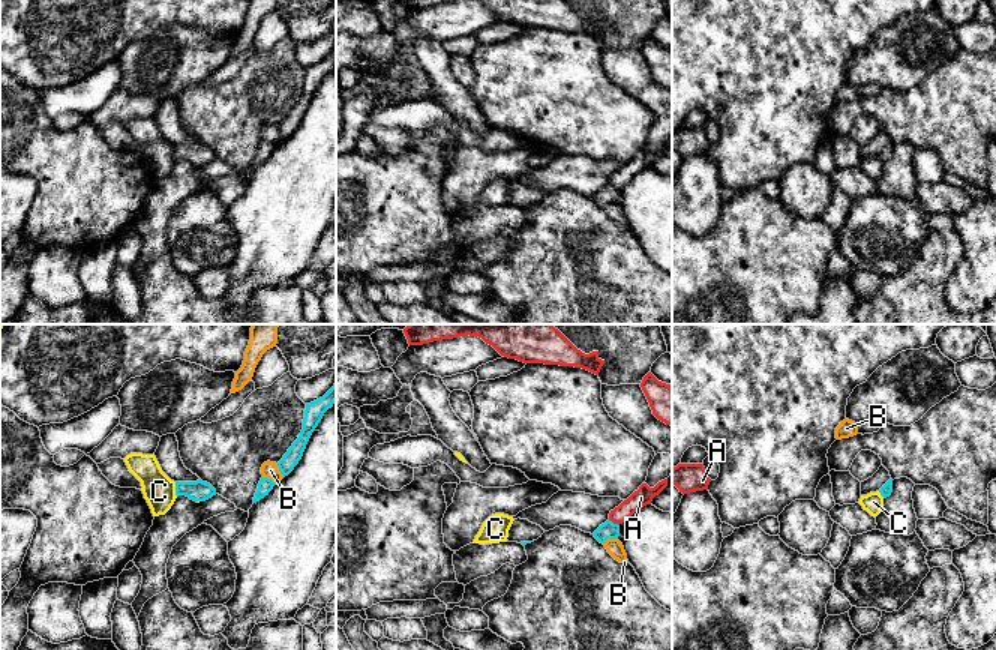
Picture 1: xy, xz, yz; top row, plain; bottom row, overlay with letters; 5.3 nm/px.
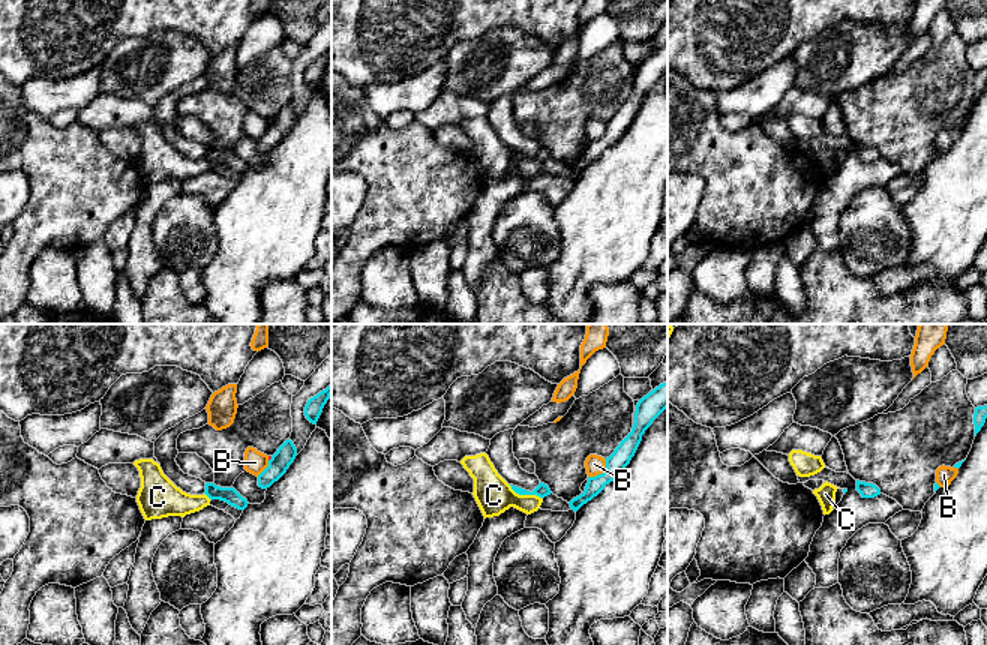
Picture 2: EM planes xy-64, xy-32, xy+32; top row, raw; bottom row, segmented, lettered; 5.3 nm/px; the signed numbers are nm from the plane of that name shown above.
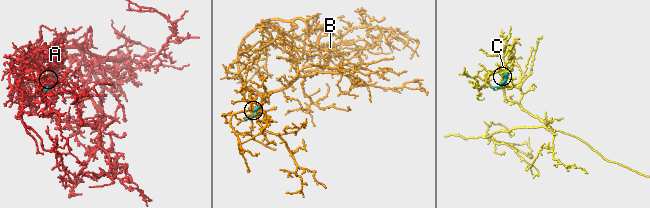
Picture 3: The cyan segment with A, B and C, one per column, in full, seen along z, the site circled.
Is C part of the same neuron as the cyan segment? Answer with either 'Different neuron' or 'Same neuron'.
Different neuron

